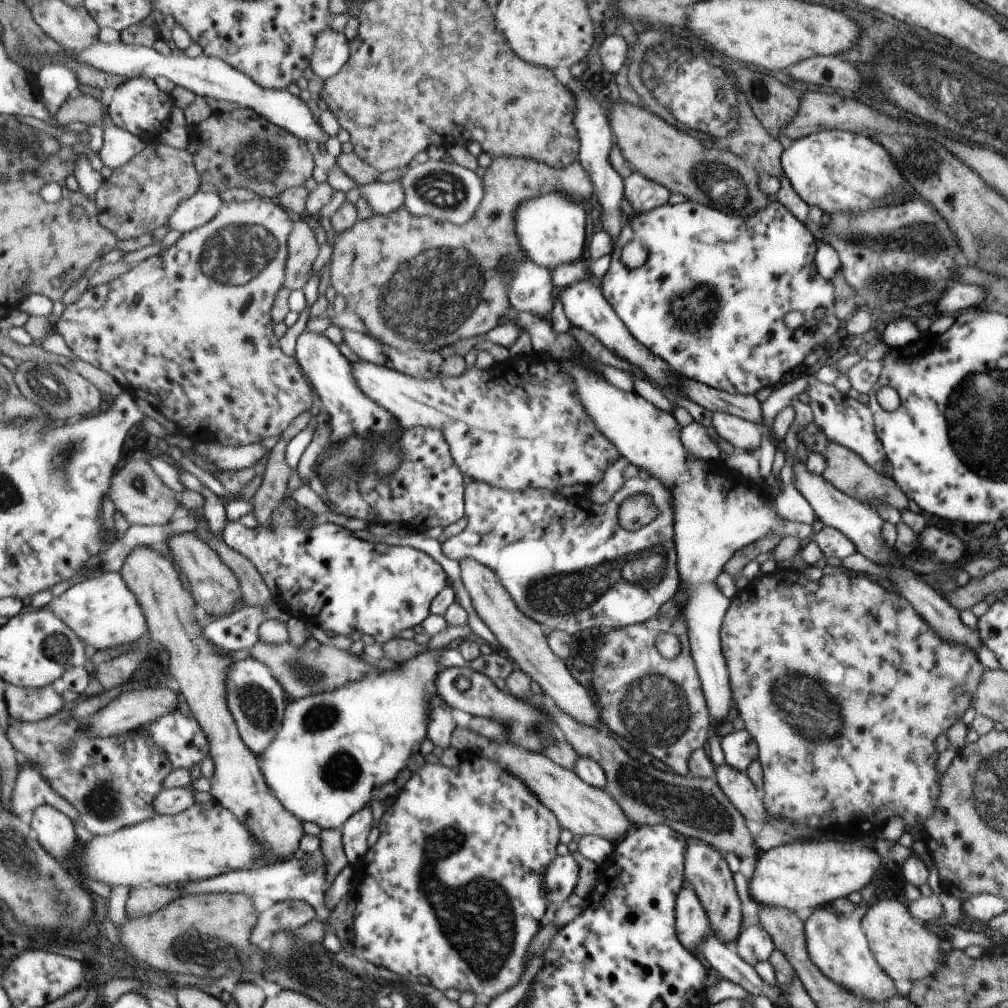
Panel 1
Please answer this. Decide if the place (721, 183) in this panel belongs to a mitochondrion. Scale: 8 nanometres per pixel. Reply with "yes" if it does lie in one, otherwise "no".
yes

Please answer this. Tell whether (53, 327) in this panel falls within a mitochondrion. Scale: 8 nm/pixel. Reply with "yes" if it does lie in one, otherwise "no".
no

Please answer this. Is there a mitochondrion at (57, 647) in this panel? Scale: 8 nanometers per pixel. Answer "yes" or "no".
yes

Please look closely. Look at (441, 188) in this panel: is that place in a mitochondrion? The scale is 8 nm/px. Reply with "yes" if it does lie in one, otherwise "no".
yes

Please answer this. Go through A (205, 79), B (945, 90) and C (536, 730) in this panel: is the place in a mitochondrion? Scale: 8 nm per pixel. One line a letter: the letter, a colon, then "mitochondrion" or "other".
A: other
B: mitochondrion
C: mitochondrion

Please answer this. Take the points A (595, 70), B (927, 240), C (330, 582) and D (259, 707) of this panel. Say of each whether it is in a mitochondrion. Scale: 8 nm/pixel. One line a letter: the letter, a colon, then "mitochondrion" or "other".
A: other
B: mitochondrion
C: other
D: mitochondrion

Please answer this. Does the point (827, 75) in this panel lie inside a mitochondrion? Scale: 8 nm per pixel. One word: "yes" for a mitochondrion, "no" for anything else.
no

